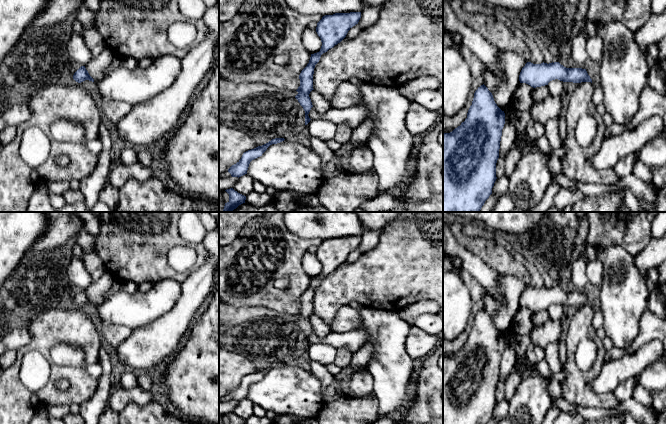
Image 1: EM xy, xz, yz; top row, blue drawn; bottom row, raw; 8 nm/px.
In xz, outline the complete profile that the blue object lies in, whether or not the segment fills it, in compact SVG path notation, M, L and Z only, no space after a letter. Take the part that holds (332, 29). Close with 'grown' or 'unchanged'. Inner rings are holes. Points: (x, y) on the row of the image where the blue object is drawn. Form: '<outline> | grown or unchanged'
M361 12L335 13L325 15L317 23L316 32L321 39L322 46L319 52L311 54L309 63L299 75L300 86L296 90L298 94L295 98L305 111L305 125L310 122L308 116L313 107L309 94L313 89L313 74L315 65L319 62L323 53L340 43L347 35L348 31L358 24Z | unchanged

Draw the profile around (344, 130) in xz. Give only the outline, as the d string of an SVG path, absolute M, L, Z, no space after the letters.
M347 122L337 124L336 136L334 139L341 144L346 144L352 131L352 125Z

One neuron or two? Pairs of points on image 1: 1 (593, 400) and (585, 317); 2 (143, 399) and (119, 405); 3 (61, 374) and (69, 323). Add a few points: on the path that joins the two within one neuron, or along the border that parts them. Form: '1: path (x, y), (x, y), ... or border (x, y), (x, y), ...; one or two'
1: path (575, 379), (571, 369), (572, 338); one
2: path (137, 398), (125, 399); one
3: path (51, 361), (47, 355), (47, 345), (56, 336); one

